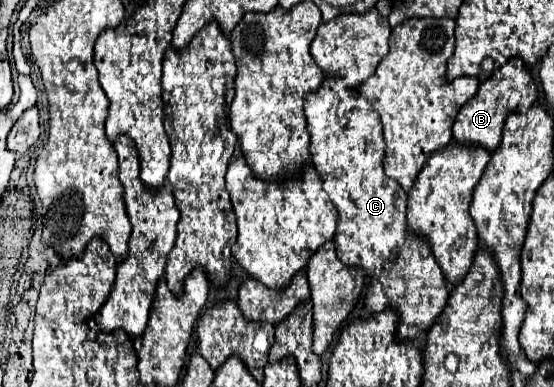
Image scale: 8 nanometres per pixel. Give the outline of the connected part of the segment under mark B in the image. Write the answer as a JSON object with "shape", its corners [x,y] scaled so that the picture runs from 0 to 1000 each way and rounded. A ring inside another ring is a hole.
{"shape":[[[922,150],[886,202],[868,212],[861,243],[829,284],[818,326],[818,357],[836,377],[868,377],[879,393],[890,393],[904,372],[904,341],[915,300],[937,284],[937,269],[944,269],[944,284],[955,284],[966,269],[966,258],[969,258],[969,222],[955,181],[940,160],[940,150]]]}

